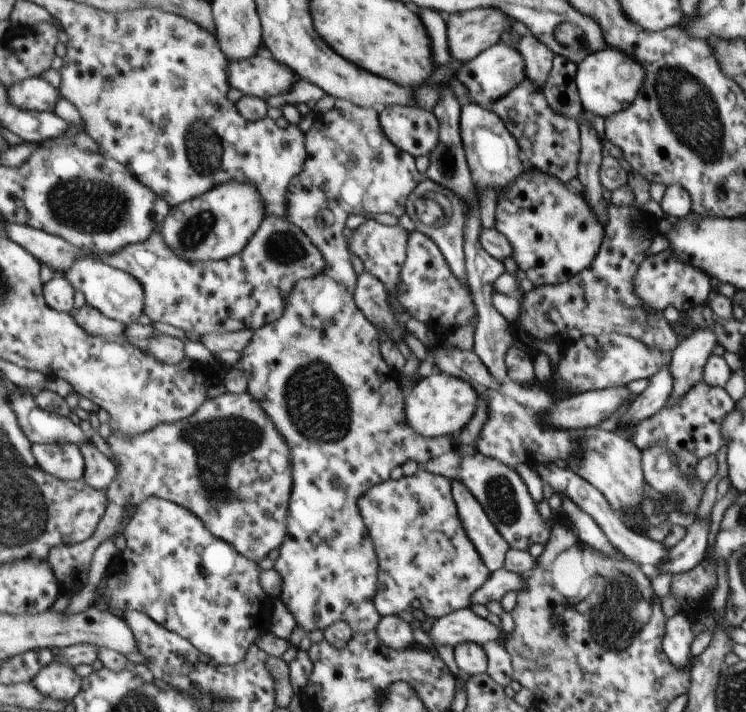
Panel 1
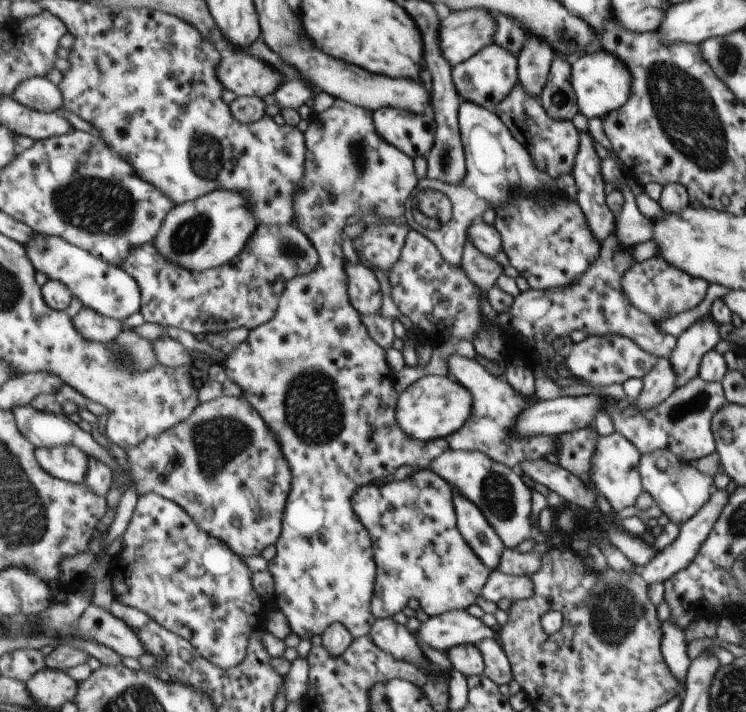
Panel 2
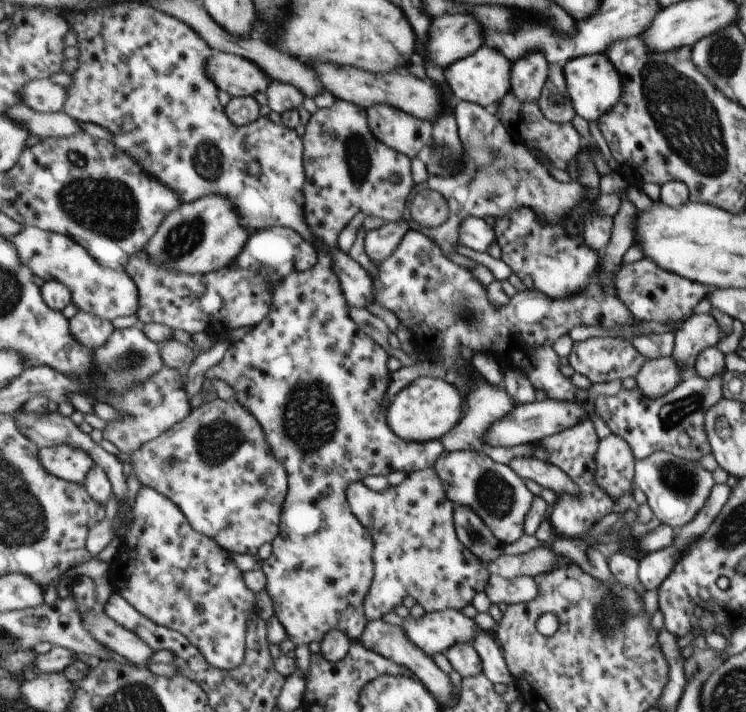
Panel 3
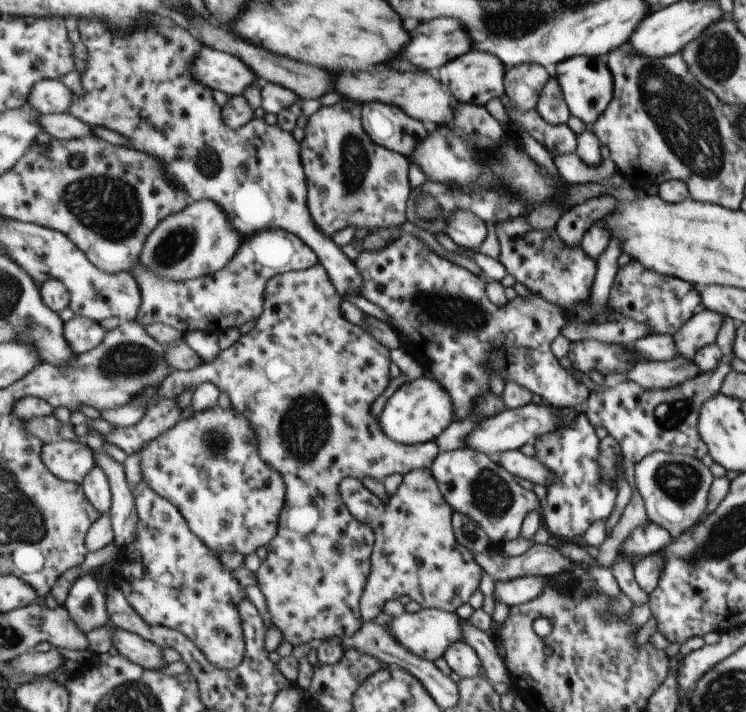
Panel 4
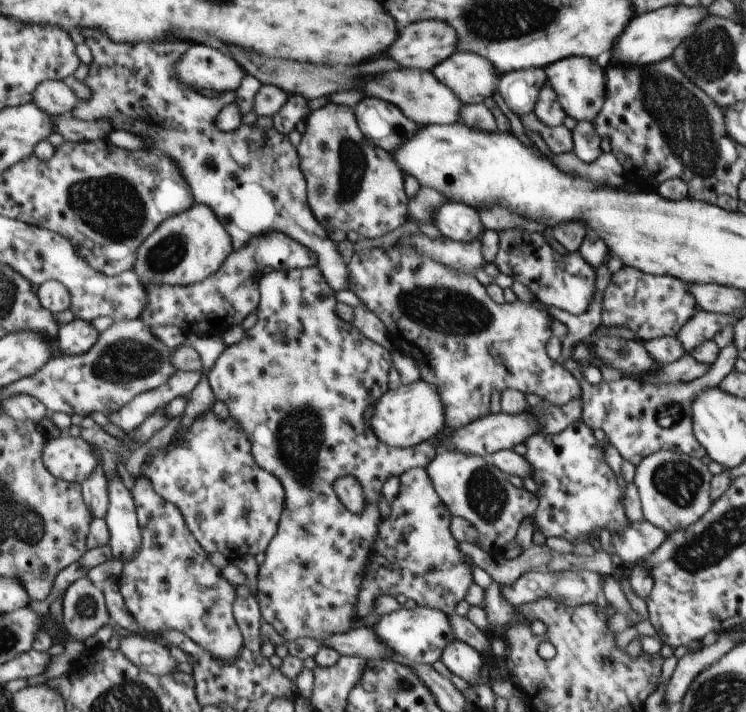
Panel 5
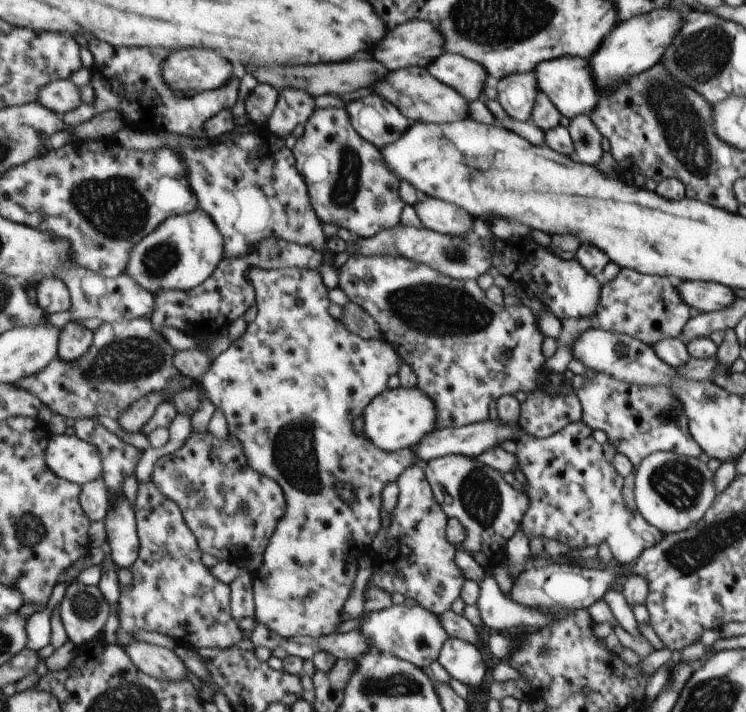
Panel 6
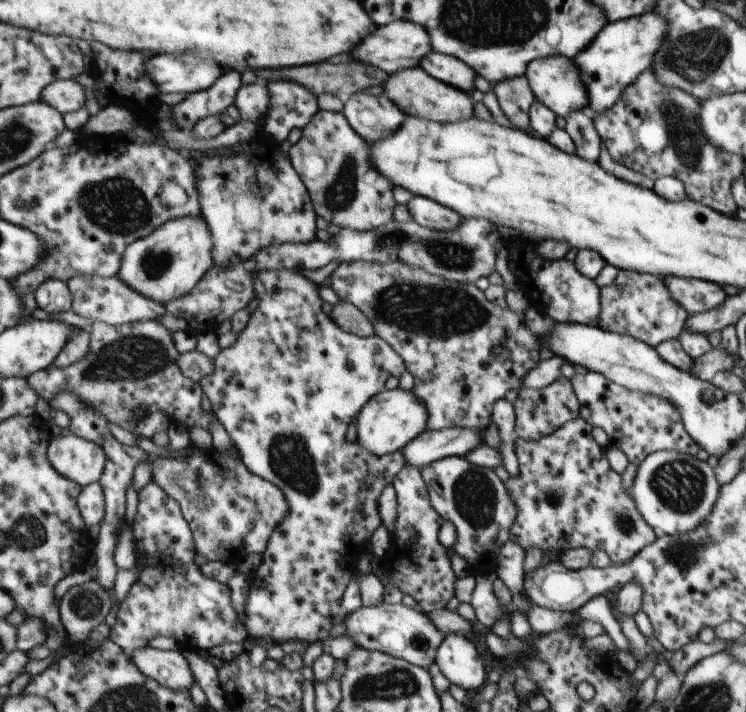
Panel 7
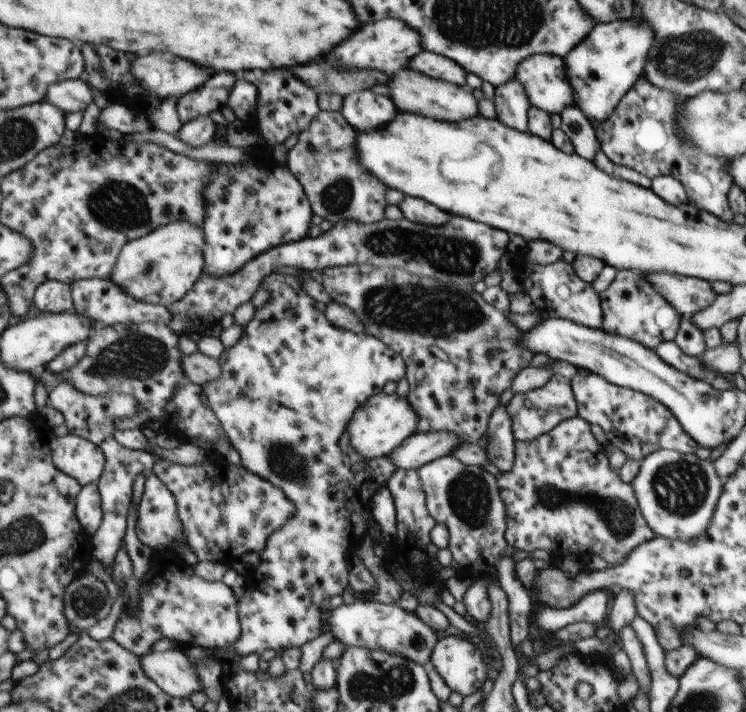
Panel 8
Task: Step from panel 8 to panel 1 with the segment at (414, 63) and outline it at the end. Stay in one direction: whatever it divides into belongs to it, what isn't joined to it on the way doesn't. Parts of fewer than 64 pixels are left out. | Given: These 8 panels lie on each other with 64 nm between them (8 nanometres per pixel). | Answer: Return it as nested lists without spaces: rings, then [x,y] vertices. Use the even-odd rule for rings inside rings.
[[[500,42],[500,44],[495,44],[492,48],[484,50],[471,61],[466,61],[462,68],[458,68],[455,76],[456,80],[460,80],[464,84],[464,88],[468,90],[472,101],[488,109],[489,106],[492,106],[492,102],[500,100],[520,82],[526,80],[524,68],[526,68],[524,58],[517,48]]]

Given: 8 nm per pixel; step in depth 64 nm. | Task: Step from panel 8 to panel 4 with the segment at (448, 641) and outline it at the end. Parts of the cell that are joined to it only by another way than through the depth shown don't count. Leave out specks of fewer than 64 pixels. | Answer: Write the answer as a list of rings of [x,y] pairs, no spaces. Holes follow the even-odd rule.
[[[464,641],[456,642],[447,649],[442,656],[451,670],[456,672],[461,678],[474,678],[480,676],[480,668],[483,662],[480,662],[479,653]]]

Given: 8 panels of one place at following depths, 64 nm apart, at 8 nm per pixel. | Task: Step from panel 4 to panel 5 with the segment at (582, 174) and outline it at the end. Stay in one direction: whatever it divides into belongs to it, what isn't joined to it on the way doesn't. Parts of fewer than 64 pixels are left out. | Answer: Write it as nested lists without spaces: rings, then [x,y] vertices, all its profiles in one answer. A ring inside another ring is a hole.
[[[526,122],[526,135],[541,150],[544,155],[548,156],[552,163],[562,171],[576,172],[576,174],[584,174],[592,180],[602,180],[602,182],[612,182],[612,186],[623,186],[625,183],[625,173],[621,162],[616,158],[615,154],[602,153],[598,160],[590,164],[582,164],[582,160],[574,160],[577,158],[572,154],[562,154],[562,156],[554,156],[546,145],[546,142],[536,132],[532,131]]]

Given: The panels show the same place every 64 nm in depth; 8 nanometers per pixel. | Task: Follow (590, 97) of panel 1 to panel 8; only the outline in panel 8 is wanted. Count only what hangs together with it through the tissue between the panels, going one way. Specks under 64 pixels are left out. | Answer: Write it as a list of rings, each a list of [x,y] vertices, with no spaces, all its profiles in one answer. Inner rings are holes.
[[[534,54],[530,58],[526,58],[519,69],[516,70],[516,80],[524,86],[526,96],[530,98],[531,106],[536,106],[540,110],[552,113],[562,114],[568,106],[574,106],[574,90],[568,82],[568,74],[566,74],[566,64],[564,58],[556,55]]]

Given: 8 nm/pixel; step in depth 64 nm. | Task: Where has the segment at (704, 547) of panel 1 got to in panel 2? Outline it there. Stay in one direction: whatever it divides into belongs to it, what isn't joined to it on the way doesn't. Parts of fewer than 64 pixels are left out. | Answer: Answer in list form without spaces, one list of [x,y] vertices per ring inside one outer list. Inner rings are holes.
[[[717,489],[716,492],[711,495],[711,501],[708,501],[694,517],[681,525],[679,537],[676,538],[670,546],[667,546],[666,549],[658,551],[658,554],[656,554],[640,572],[648,587],[654,584],[654,582],[664,582],[668,580],[671,576],[680,572],[680,570],[688,568],[692,560],[696,560],[696,554],[700,552],[700,546],[704,546],[704,542],[706,542],[710,532],[712,532],[712,528],[714,528],[713,524],[720,516],[720,512],[722,512],[722,509],[726,506],[728,499],[729,496],[726,489]]]

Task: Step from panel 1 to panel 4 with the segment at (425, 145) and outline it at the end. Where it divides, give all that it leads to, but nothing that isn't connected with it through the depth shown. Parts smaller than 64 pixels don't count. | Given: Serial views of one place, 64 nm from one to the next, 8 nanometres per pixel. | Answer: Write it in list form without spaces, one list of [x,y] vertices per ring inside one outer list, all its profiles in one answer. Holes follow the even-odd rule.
[[[366,102],[360,106],[362,128],[373,142],[389,151],[409,157],[414,146],[428,134],[424,124],[397,106],[381,102]]]

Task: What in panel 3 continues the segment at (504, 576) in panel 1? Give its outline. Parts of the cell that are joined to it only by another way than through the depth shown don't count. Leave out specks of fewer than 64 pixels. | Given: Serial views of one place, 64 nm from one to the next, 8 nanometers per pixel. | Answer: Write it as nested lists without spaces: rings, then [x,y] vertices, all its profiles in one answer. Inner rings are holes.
[[[490,574],[484,592],[491,602],[497,605],[500,602],[508,605],[526,603],[538,596],[538,584],[534,577],[522,576],[508,579]]]

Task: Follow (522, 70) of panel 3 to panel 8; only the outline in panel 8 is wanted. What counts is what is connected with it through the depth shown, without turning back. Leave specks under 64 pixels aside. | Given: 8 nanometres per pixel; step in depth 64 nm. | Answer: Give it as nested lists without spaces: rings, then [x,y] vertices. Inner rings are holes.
[[[512,79],[495,87],[493,103],[500,122],[514,130],[528,133],[527,114],[531,106],[530,98],[526,96],[526,90],[518,80]]]

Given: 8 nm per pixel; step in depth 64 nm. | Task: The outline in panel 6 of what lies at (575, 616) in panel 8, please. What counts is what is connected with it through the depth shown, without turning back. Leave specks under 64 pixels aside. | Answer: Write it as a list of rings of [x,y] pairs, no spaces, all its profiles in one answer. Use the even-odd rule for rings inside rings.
[[[486,575],[480,582],[478,596],[478,612],[484,625],[494,630],[540,630],[552,624],[552,616],[536,607],[527,607],[507,597],[492,576]],[[603,598],[595,601],[588,607],[588,614],[592,614],[592,620],[594,620],[596,623],[613,623],[610,624],[610,626],[614,628],[614,634],[616,634],[616,638],[620,639],[620,644],[622,644],[624,648],[630,648],[630,650],[634,650],[634,652],[638,654],[640,661],[655,651],[654,647],[644,636],[632,637],[628,632],[622,629],[620,623],[614,624],[614,614],[612,613],[610,607],[608,607],[608,603],[606,603]]]

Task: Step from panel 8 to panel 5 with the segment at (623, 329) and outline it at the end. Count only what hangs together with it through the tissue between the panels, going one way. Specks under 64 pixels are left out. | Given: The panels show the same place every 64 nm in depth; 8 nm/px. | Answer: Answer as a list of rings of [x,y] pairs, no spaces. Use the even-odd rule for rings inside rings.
[[[621,268],[612,275],[610,286],[602,299],[602,322],[610,326],[628,326],[636,339],[651,342],[662,337],[676,337],[678,331],[697,310],[696,300],[688,292],[689,285],[666,275],[644,274],[636,268]]]

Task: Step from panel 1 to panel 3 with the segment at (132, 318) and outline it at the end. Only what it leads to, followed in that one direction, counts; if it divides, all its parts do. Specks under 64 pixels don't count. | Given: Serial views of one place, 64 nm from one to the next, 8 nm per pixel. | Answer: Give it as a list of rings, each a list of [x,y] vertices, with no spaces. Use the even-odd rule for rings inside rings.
[[[24,225],[24,230],[11,240],[20,250],[20,258],[24,260],[24,264],[30,266],[36,276],[40,276],[46,282],[59,280],[72,289],[74,303],[79,312],[90,312],[104,320],[128,318],[139,314],[143,297],[139,283],[132,278],[128,269],[108,268],[100,264],[87,248],[69,235],[48,232],[38,226]]]

